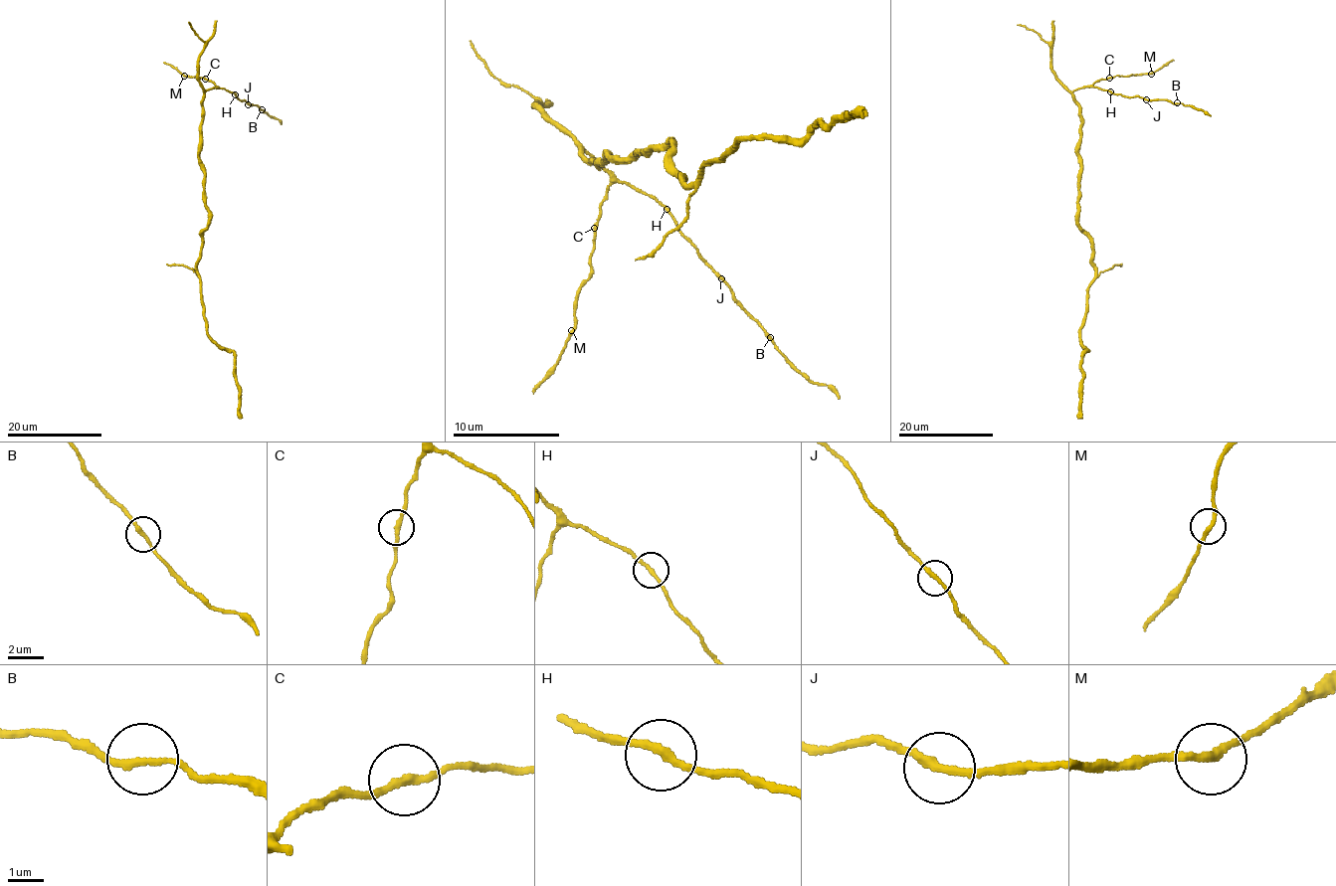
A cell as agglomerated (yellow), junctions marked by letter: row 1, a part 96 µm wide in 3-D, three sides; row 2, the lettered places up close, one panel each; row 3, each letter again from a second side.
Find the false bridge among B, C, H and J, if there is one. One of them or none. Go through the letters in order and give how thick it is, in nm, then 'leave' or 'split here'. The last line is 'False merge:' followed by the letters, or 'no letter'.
B: 200 nm thick; leave
C: 200 nm thick; leave
H: 200 nm thick; leave
J: 240 nm thick; leave
False merge: no letter

